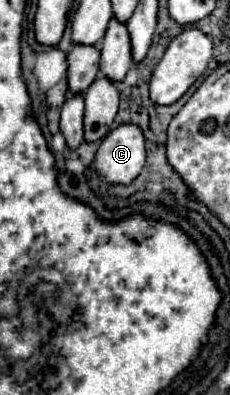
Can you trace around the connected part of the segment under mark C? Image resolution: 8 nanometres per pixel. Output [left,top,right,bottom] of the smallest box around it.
[92,125,146,185]

